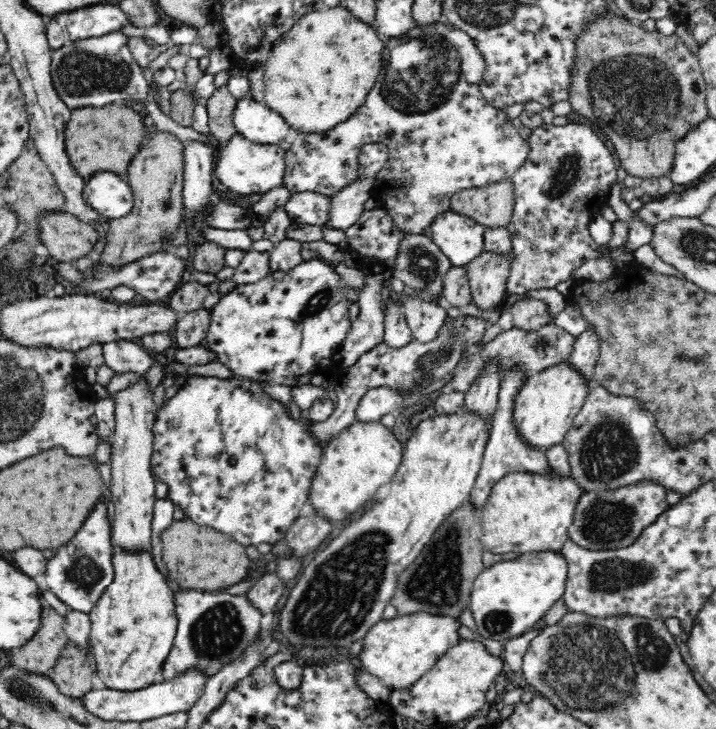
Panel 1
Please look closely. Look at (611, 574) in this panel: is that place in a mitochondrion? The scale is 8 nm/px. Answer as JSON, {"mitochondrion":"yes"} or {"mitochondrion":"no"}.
{"mitochondrion":"yes"}

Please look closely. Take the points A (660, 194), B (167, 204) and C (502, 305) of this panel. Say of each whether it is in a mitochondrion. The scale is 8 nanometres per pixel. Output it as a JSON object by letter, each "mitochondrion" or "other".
{"A":"other","B":"other","C":"other"}

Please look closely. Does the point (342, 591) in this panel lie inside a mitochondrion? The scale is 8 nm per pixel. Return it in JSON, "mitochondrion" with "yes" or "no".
{"mitochondrion":"yes"}

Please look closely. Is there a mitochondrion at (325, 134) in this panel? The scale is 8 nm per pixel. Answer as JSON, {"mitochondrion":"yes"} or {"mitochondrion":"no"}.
{"mitochondrion":"no"}

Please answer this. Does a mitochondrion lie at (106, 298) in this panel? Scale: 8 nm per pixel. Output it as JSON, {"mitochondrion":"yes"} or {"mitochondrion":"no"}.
{"mitochondrion":"no"}

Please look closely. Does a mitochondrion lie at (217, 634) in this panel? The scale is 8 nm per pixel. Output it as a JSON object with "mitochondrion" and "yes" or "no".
{"mitochondrion":"yes"}

